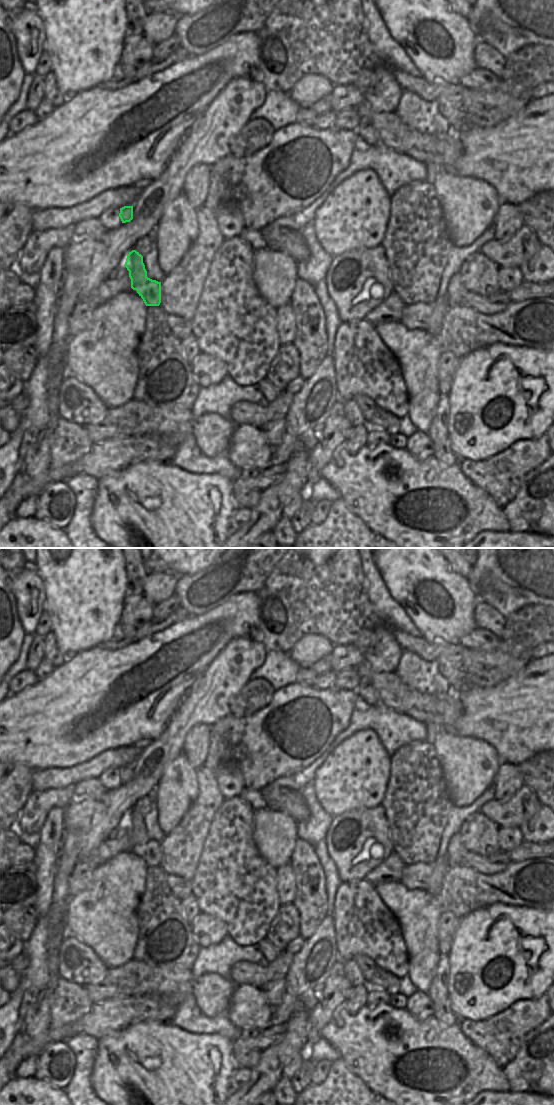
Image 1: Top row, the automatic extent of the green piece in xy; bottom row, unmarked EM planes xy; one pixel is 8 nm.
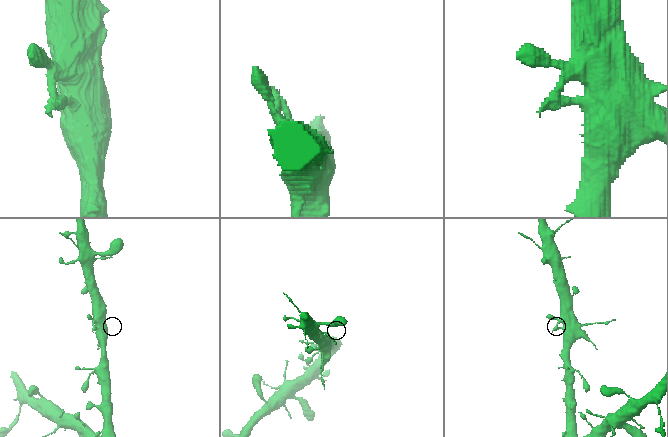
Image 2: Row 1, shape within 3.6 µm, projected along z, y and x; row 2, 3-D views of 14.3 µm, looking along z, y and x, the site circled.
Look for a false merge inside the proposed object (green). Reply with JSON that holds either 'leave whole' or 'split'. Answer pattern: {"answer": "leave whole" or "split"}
{"answer": "leave whole"}

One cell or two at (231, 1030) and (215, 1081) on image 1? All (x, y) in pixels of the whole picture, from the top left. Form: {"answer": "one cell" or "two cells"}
{"answer": "two cells"}

